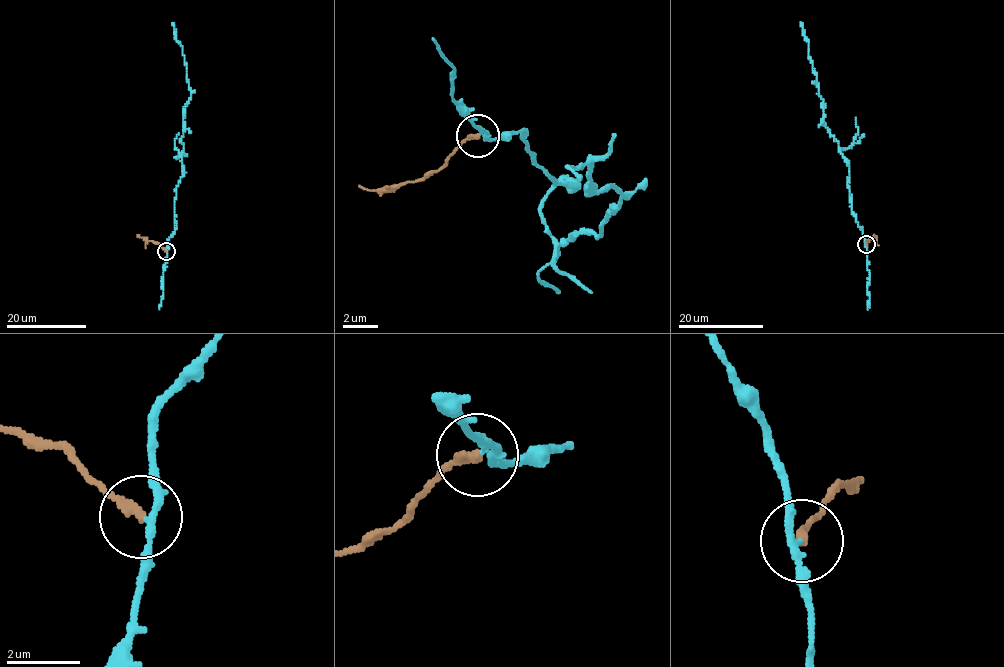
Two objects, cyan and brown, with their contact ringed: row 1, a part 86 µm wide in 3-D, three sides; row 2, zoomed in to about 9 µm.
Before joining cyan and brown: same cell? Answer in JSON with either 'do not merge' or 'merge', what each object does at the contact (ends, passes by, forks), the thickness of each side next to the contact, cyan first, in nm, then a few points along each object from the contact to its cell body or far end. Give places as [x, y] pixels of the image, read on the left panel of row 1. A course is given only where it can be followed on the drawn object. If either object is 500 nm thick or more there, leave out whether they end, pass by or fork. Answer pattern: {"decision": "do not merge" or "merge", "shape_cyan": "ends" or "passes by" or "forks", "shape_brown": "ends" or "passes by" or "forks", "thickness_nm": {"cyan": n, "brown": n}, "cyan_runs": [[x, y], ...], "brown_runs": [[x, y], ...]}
{"decision": "do not merge", "shape_cyan": "passes by", "shape_brown": "ends", "thickness_nm": {"cyan": 180, "brown": 240}, "cyan_runs": [[166, 251], [175, 230], [175, 187], [183, 170], [184, 106], [190, 96], [183, 47], [175, 39], [171, 22]], "brown_runs": [[166, 251], [138, 235]]}

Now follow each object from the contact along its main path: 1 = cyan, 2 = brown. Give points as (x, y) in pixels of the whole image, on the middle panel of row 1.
1: (479, 134), (521, 128), (535, 164), (564, 187), (586, 162), (595, 196), (623, 194), (603, 237), (561, 240)
2: (479, 134), (438, 171), (391, 186), (358, 187)

